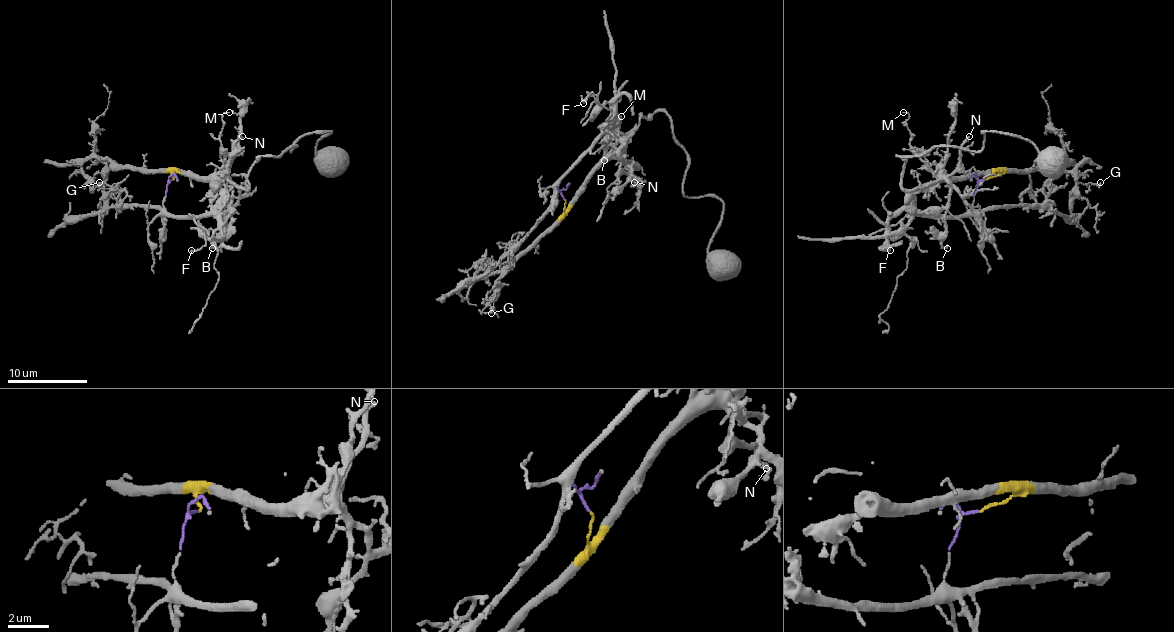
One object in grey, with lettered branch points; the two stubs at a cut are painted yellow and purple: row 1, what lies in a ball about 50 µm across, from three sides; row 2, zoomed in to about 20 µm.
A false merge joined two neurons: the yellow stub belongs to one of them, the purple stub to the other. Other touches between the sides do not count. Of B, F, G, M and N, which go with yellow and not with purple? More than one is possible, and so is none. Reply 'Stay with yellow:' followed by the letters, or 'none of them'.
Stay with yellow: B, G, M, N

